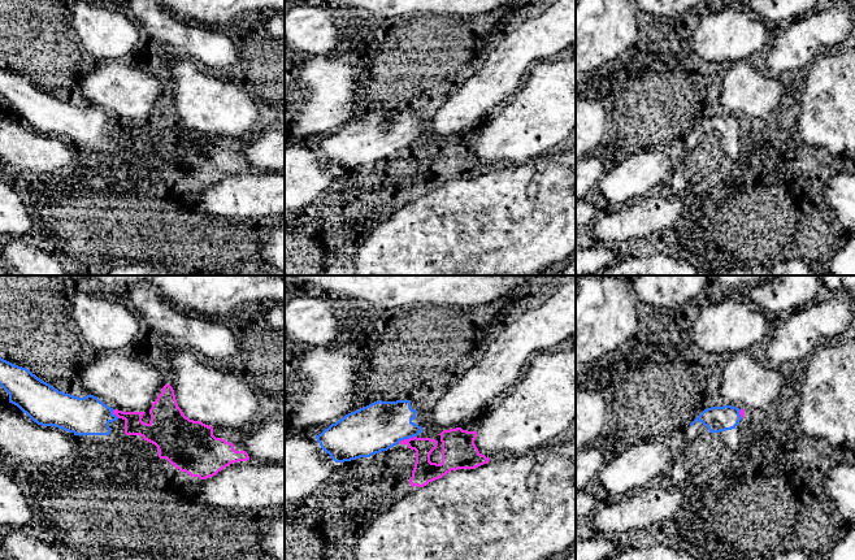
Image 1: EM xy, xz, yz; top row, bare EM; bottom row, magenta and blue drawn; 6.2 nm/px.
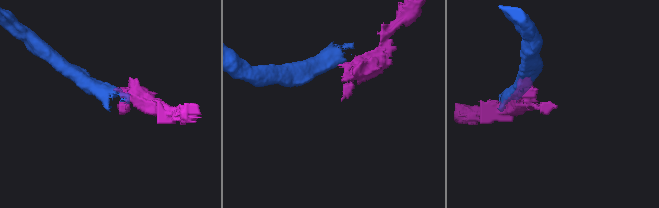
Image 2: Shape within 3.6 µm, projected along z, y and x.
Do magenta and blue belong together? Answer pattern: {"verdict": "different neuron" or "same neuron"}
{"verdict": "same neuron"}

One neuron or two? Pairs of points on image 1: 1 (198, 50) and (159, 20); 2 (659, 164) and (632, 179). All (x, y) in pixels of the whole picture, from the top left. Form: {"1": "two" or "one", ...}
{"1": "one", "2": "one"}

